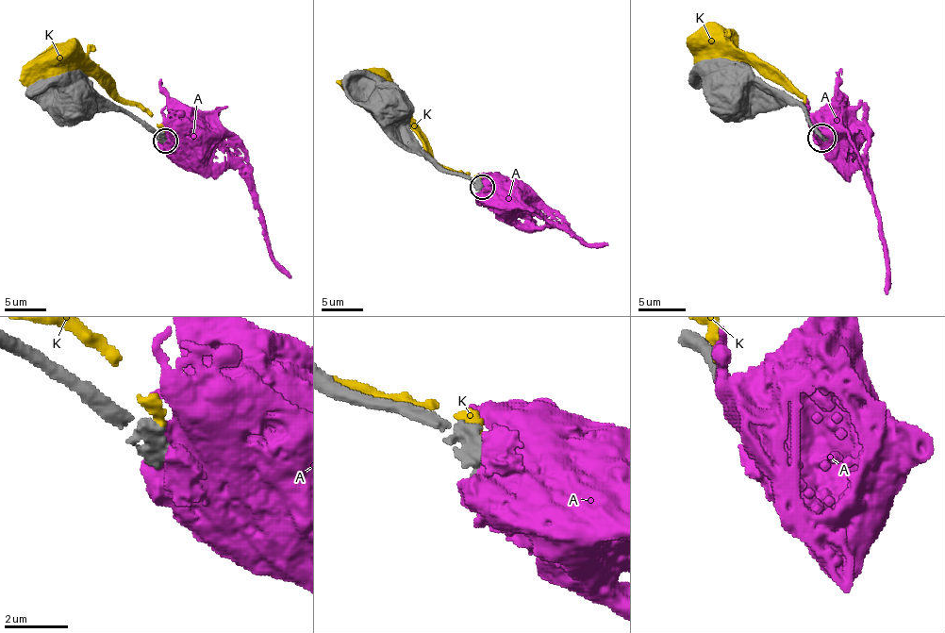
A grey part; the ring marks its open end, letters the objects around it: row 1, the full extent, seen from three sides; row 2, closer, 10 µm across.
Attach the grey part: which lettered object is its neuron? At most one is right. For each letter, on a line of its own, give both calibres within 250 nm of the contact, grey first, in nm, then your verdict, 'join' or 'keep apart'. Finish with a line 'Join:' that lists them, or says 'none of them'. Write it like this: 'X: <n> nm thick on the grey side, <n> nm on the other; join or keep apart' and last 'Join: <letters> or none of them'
A: 600 nm thick on the grey side, 1000 nm on the other; keep apart
K: 400 nm thick on the grey side, 320 nm on the other; keep apart
Join: none of them

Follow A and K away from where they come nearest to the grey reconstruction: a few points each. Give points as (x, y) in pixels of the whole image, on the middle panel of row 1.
A: (480, 189), (489, 189), (505, 199)
K: (478, 180), (468, 174), (443, 167), (409, 128), (374, 107), (378, 99)

